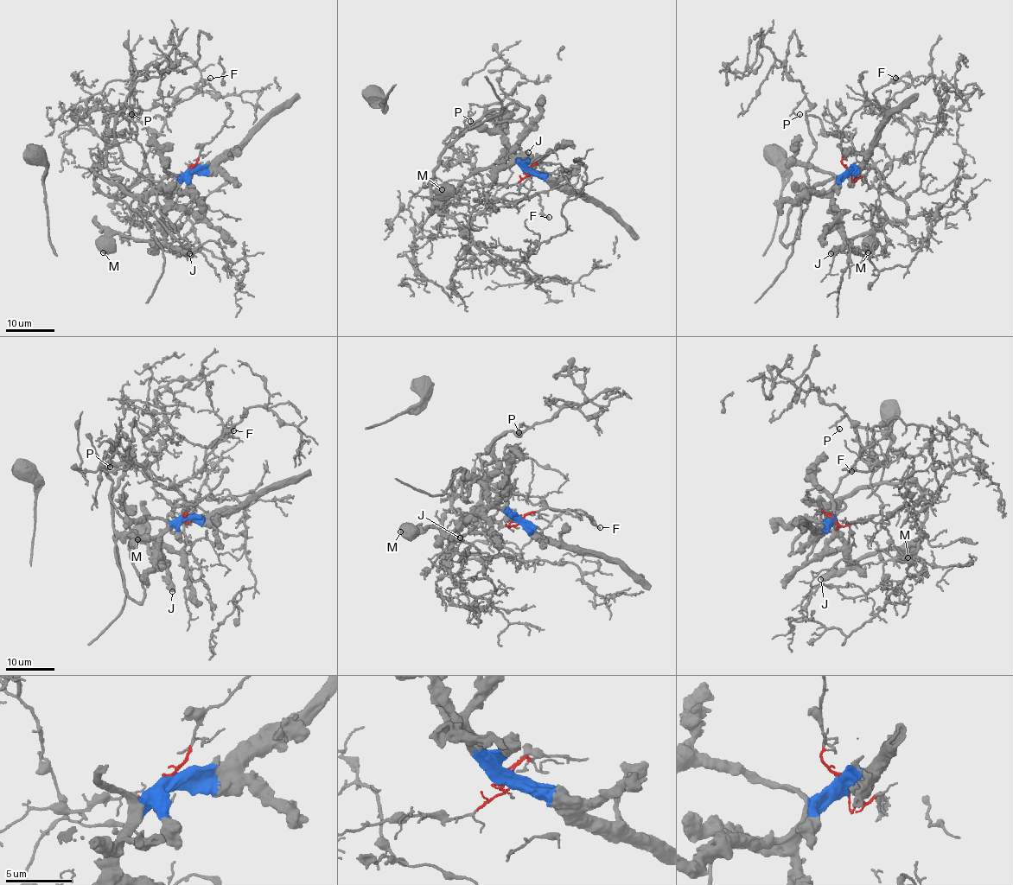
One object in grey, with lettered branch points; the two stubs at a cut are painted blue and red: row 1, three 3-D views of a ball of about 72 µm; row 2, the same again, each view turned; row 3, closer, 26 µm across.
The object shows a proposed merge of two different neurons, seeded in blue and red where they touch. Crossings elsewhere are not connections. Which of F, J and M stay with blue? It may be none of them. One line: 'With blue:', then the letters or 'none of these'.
With blue: J, M

